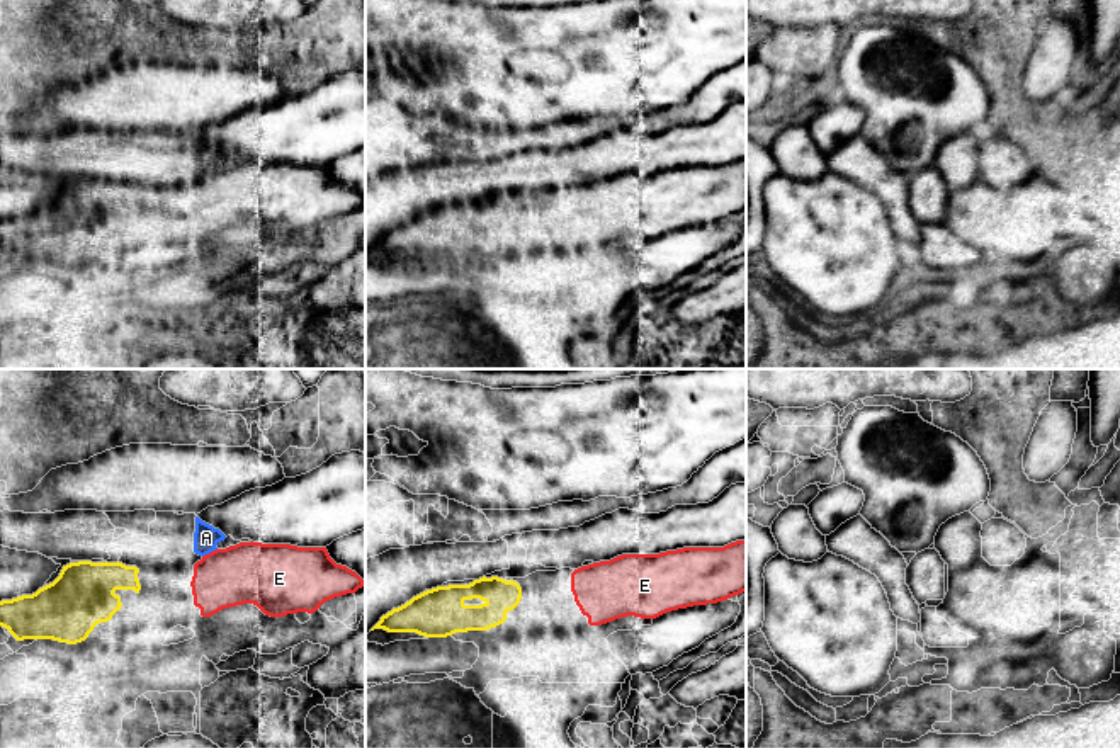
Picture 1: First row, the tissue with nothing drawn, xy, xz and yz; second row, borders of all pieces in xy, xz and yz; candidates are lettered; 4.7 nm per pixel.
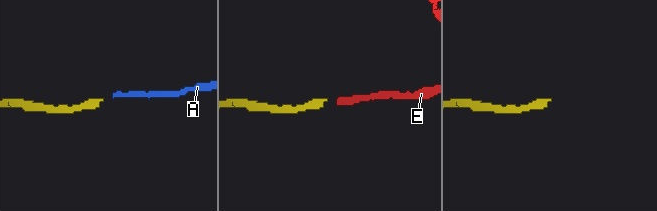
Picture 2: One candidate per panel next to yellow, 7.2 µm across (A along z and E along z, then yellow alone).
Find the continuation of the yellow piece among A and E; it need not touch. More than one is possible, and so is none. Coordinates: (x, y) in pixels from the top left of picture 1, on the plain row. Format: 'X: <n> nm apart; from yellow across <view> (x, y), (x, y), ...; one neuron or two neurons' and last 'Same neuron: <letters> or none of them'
A: 280 nm apart; from yellow across xy (138, 189), (194, 170); two neurons
E: 240 nm apart; from yellow across xy (140, 204), (191, 204); one neuron
Same neuron: E

